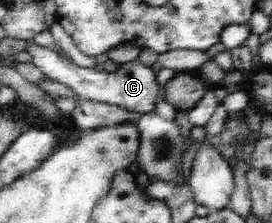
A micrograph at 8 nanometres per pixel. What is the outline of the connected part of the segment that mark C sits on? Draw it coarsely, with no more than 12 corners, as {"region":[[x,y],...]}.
{"region":[[33,40],[25,48],[50,80],[88,100],[155,111],[162,85],[139,60],[115,73],[78,67]]}

